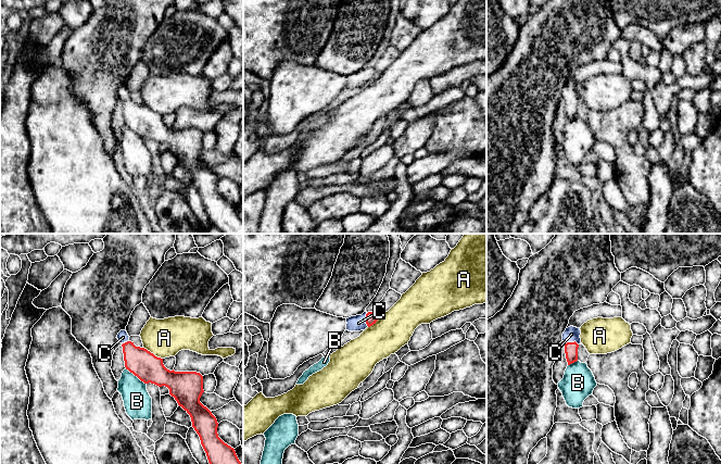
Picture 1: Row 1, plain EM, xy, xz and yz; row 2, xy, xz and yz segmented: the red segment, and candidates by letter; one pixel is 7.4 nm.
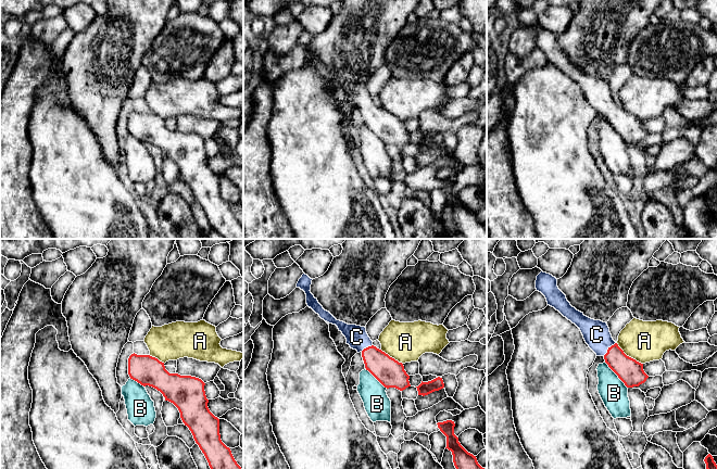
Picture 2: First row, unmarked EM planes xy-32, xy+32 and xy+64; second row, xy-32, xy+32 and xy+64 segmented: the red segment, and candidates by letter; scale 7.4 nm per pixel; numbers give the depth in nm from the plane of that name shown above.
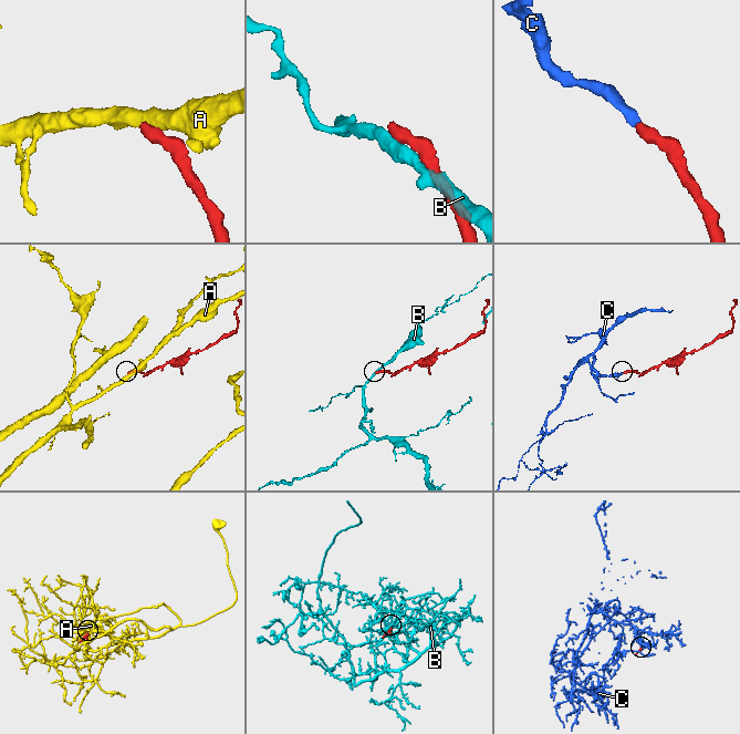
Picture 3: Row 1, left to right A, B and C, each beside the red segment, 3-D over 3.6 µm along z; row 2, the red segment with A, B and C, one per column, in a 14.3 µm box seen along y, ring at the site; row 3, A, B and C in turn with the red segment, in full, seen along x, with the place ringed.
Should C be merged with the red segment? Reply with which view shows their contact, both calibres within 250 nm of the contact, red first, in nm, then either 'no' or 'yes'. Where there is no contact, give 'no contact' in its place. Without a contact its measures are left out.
xz | 80/120 nm | yes

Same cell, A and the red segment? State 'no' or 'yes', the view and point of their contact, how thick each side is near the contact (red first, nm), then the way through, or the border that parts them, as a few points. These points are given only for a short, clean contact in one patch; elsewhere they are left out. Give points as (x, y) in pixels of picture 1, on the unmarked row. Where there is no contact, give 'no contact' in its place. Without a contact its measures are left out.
no; contact xy (152, 110); calibres 200 and 280 nm; border xy (143, 103), (162, 115)

